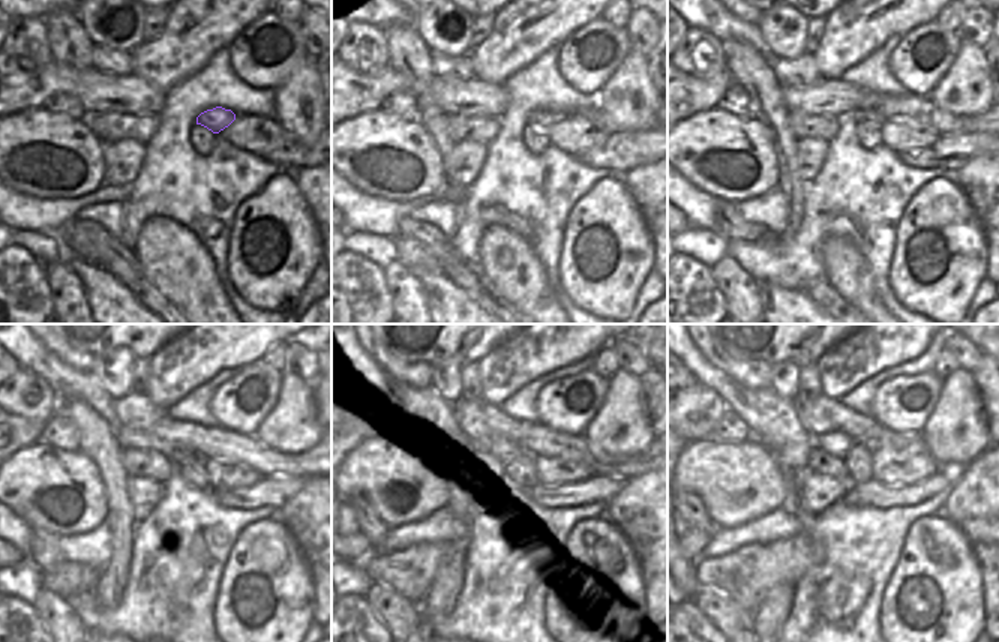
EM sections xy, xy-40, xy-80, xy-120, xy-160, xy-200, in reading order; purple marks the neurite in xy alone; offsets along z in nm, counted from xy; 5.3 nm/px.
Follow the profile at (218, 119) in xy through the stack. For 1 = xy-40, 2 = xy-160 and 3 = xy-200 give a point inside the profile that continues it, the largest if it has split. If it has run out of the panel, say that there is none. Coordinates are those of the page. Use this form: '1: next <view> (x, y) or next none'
1: next xy-40 (543, 119)
2: next xy-160 (506, 450)
3: next xy-200 (836, 444)

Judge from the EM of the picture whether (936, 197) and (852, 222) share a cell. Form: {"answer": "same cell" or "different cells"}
{"answer": "different cells"}

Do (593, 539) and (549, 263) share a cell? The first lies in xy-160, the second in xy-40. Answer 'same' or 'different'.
different

